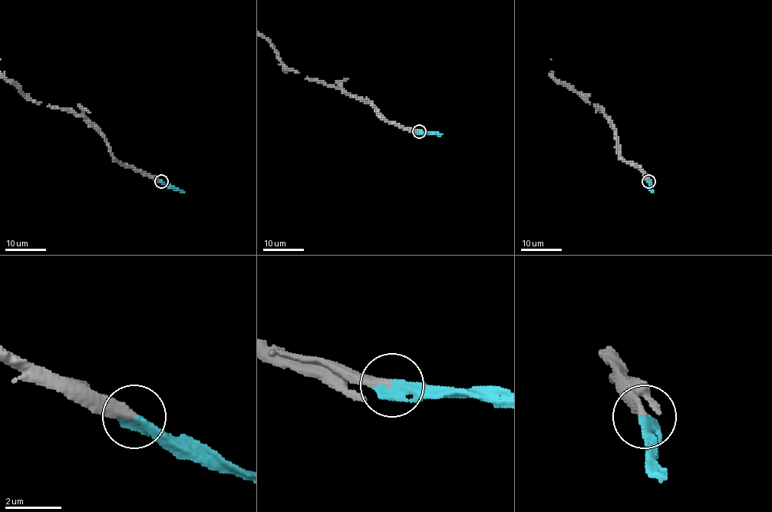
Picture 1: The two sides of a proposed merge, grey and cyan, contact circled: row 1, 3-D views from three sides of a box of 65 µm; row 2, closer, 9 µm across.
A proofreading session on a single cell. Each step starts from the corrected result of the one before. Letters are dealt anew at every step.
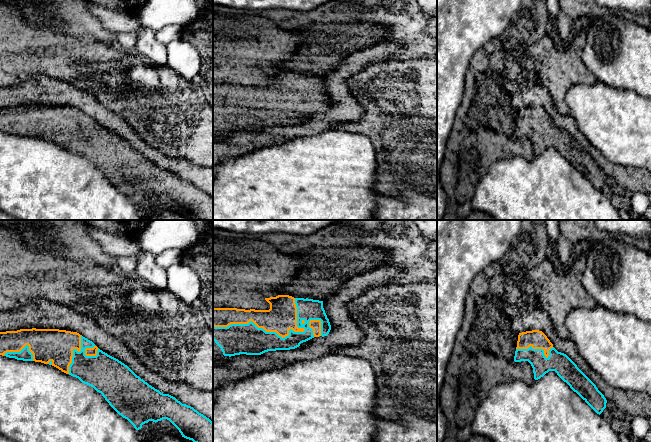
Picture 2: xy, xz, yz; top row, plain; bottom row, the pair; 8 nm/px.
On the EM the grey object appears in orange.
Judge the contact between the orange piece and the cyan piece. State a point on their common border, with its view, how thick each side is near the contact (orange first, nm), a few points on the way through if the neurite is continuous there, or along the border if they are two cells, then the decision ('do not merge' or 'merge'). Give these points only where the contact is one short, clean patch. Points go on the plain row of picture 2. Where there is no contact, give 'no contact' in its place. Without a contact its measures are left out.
contact xz (261, 103); calibres 240 and 240 nm; merge

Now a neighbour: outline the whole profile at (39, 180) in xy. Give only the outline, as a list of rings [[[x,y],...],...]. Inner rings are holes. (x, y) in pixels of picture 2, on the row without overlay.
[[[0,131],[0,211],[17,220],[143,220],[138,207],[93,163],[58,144]]]

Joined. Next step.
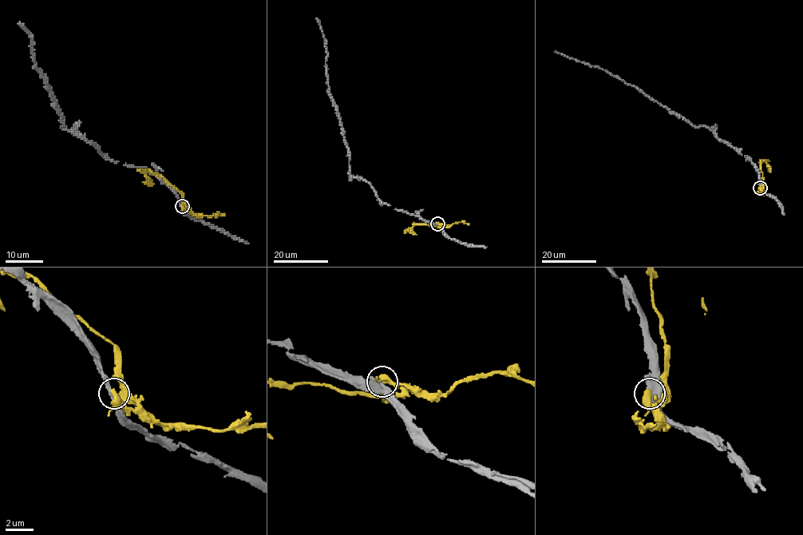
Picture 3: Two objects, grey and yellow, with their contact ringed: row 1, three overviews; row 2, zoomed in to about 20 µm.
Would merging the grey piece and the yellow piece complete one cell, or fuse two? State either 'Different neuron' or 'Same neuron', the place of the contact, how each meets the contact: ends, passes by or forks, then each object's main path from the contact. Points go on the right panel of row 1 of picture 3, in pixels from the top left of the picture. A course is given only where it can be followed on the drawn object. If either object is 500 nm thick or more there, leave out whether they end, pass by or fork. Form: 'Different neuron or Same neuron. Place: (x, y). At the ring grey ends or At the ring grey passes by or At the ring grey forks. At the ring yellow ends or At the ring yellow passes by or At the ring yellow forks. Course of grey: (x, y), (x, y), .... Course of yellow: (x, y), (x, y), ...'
Different neuron. Place: (760, 188). At the ring grey passes by. At the ring yellow passes by. Course of grey: (760, 188), (757, 168), (735, 148), (718, 138), (712, 129), (692, 126), (631, 85), (601, 69), (555, 52). Course of yellow: (760, 188), (761, 190), (763, 173), (760, 162), (765, 160), (768, 168)

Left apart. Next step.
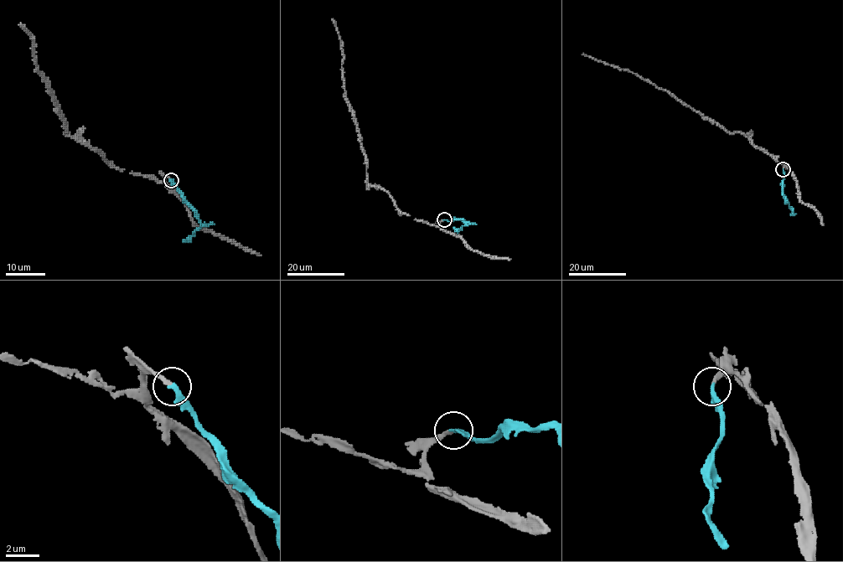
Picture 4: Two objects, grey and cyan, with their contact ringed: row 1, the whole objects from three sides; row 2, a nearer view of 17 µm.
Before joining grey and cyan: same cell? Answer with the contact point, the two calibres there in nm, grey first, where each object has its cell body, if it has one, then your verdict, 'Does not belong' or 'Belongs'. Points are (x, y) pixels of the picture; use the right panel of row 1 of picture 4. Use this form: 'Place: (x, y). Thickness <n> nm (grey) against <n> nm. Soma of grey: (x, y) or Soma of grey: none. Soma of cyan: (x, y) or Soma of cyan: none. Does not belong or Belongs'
Place: (783, 169). Thickness 200 nm (grey) against 280 nm. Soma of grey: none. Soma of cyan: none. Belongs

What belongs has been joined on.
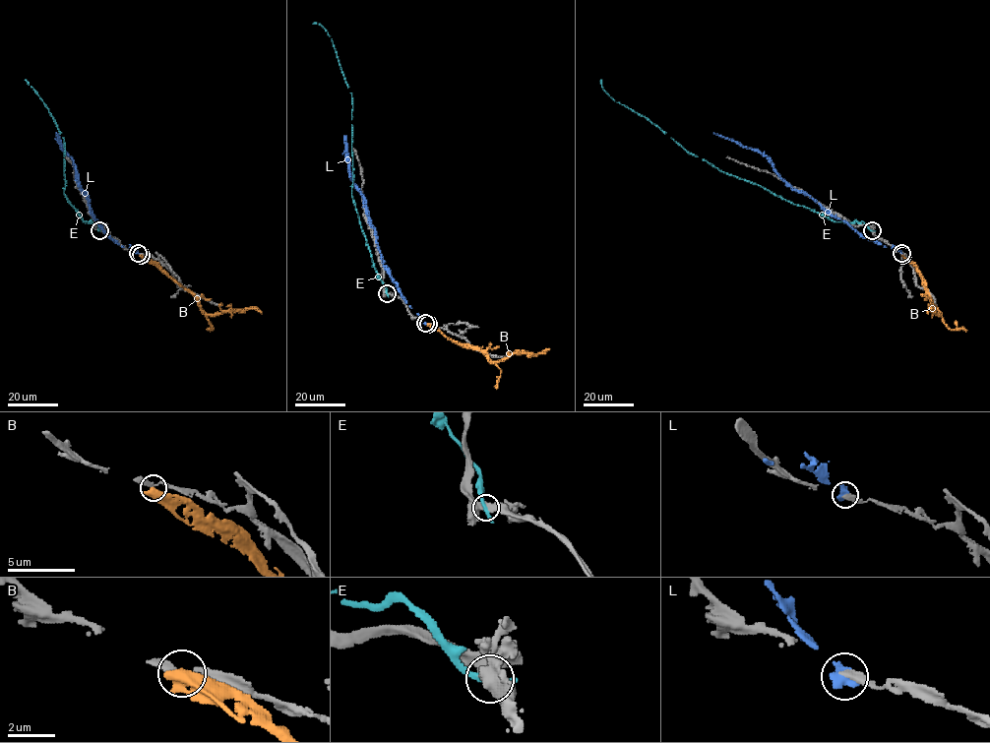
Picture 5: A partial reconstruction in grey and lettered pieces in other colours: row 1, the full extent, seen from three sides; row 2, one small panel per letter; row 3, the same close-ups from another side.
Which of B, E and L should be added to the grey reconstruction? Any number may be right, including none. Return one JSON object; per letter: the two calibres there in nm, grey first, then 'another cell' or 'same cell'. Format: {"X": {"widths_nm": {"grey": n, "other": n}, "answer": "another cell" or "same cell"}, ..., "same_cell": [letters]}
{"B": {"widths_nm": {"grey": 240, "other": 600}, "answer": "another cell"}, "E": {"widths_nm": {"grey": 320, "other": 360}, "answer": "another cell"}, "L": {"widths_nm": {"grey": 280, "other": 500}, "answer": "another cell"}, "same_cell": []}

